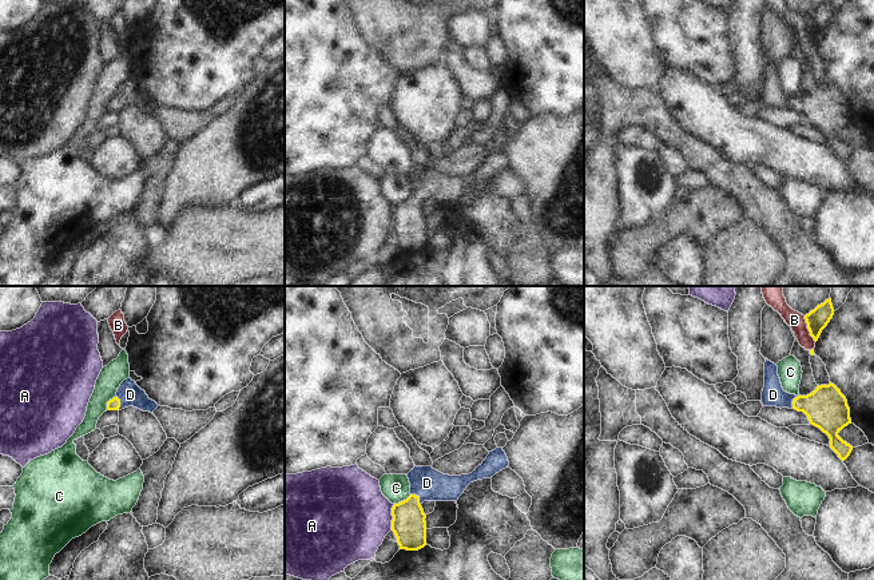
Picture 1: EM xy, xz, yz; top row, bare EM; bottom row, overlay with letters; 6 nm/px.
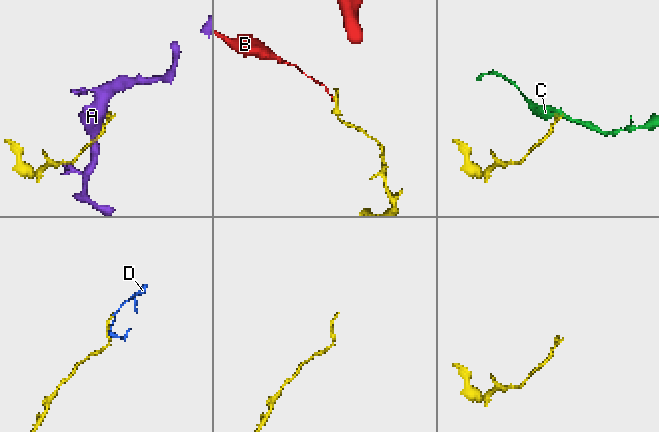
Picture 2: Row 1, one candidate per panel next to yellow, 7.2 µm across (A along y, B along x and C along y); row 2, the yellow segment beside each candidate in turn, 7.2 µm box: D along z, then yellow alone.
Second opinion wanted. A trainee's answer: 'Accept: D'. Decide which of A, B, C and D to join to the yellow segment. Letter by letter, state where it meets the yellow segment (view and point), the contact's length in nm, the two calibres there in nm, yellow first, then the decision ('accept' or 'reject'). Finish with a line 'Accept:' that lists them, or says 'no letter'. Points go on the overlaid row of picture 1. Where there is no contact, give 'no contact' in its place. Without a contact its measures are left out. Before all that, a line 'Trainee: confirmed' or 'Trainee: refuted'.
Trainee: confirmed
A: xz (393, 517) | 160 nm | 200/460 nm | reject
B: yz (807, 328) | 180 nm | 140/100 nm | reject
C: xz (404, 500) | 120 nm | 200/170 nm | reject
D: xz (418, 497) | 90 nm | 200/190 nm | accept
Accept: D

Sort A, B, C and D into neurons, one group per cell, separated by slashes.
A / B / C / D

